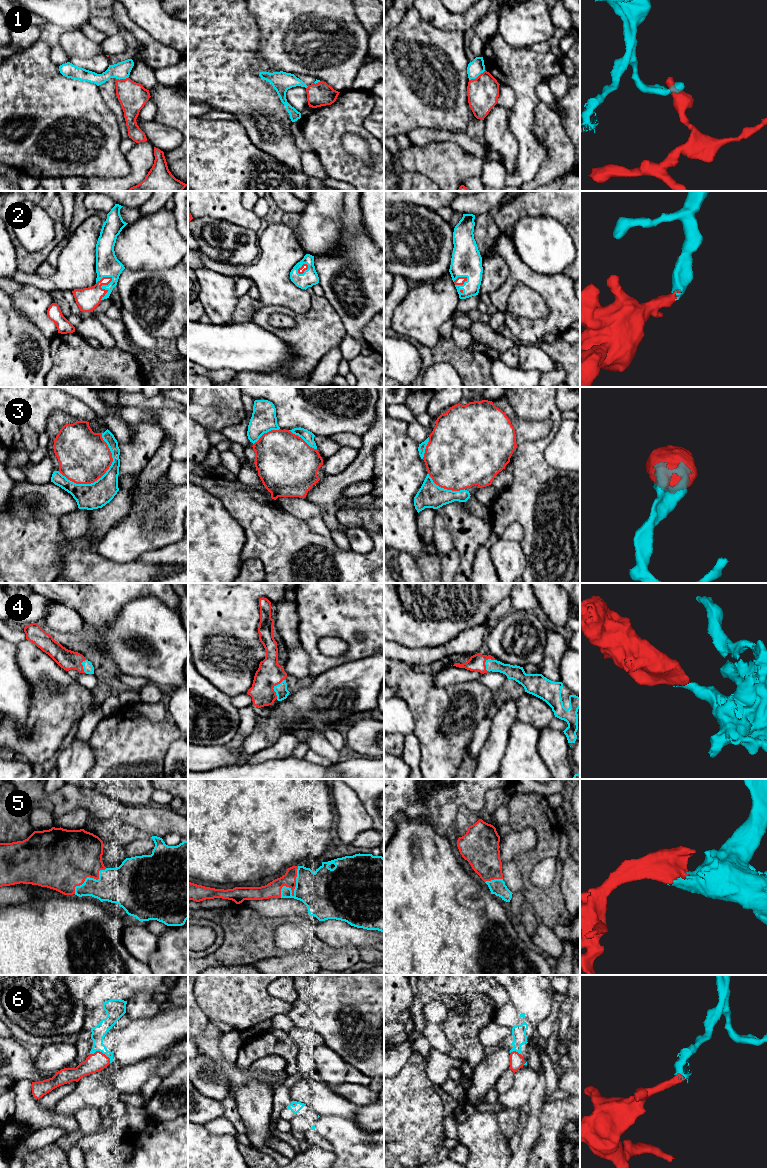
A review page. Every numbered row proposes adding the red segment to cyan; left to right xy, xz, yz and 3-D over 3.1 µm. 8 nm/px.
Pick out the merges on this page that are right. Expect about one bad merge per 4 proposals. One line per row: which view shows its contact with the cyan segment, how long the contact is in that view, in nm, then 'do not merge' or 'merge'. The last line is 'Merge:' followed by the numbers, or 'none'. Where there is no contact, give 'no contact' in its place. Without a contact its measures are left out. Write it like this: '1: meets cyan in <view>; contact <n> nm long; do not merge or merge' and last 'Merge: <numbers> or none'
1: meets cyan in yz; contact 160 nm long; do not merge
2: meets cyan in xy; contact 220 nm long; merge
3: meets cyan in xy; contact 480 nm long; merge
4: meets cyan in xz; contact 180 nm long; merge
5: meets cyan in xz; contact 300 nm long; merge
6: meets cyan in xy; contact 180 nm long; merge
Merge: 2, 3, 4, 5, 6

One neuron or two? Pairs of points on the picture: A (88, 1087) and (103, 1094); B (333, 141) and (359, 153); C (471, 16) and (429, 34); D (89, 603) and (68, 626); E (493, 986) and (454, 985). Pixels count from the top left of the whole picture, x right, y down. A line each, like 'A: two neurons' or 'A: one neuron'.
A: one neuron
B: two neurons
C: two neurons
D: two neurons
E: one neuron

